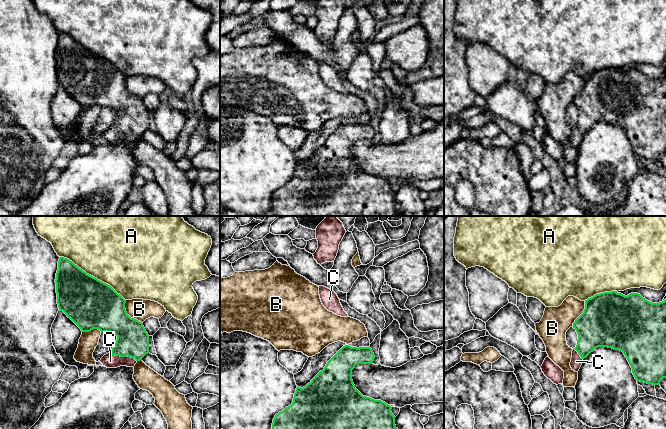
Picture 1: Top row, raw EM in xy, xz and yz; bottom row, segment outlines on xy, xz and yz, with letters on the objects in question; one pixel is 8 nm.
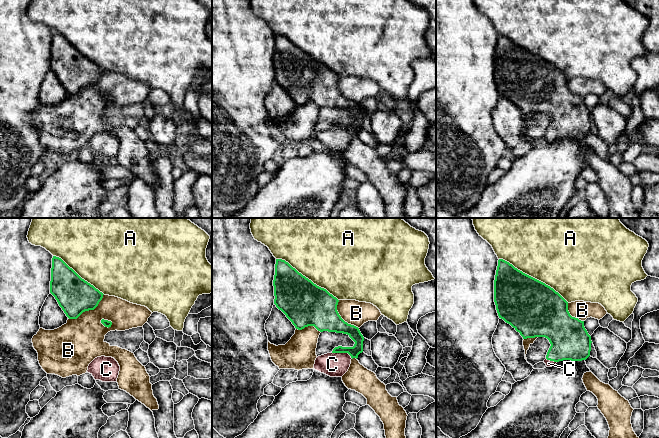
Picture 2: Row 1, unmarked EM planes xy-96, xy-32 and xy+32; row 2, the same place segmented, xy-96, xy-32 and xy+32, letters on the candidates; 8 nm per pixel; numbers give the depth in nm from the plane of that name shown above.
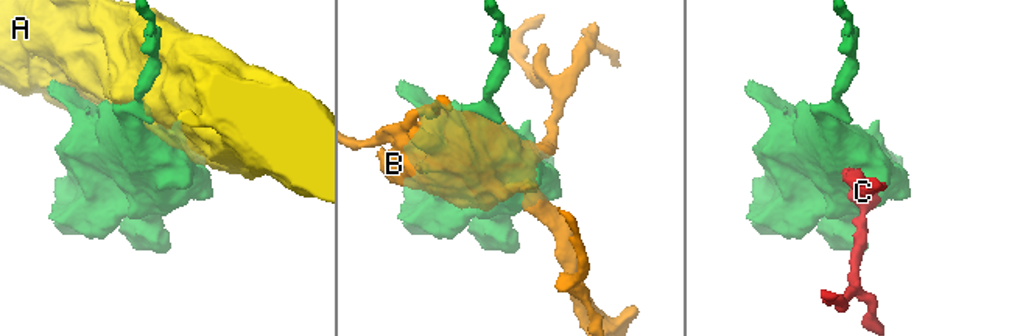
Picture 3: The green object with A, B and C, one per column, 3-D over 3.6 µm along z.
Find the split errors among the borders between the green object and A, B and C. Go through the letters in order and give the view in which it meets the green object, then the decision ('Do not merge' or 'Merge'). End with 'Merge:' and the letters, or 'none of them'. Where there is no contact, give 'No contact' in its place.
A: Touches green in xy. Do not merge
B: Touches green in xy. Do not merge
C: Touches green in xy. Merge
Merge: C

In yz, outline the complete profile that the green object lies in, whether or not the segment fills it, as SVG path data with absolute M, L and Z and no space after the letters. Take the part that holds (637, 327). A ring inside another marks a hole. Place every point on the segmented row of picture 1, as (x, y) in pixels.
M617 291L596 294L585 300L585 309L573 328L578 334L570 362L575 372L594 349L608 347L624 353L637 381L659 385L666 378L666 299L652 303L638 293L627 296Z

